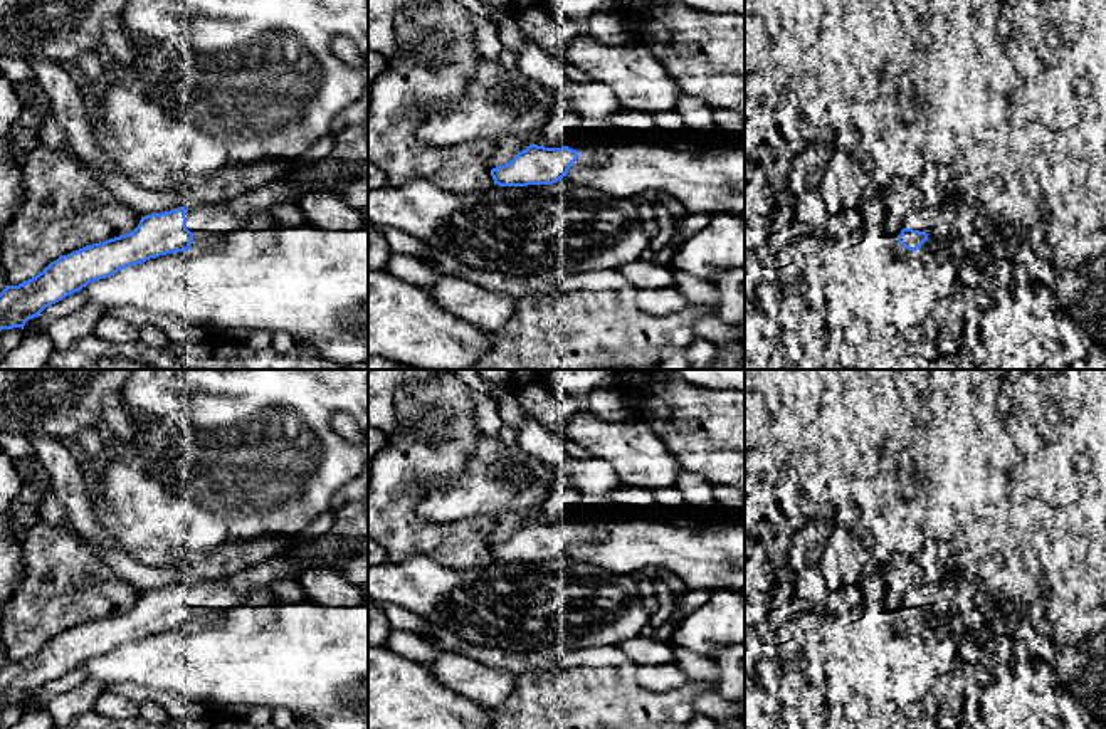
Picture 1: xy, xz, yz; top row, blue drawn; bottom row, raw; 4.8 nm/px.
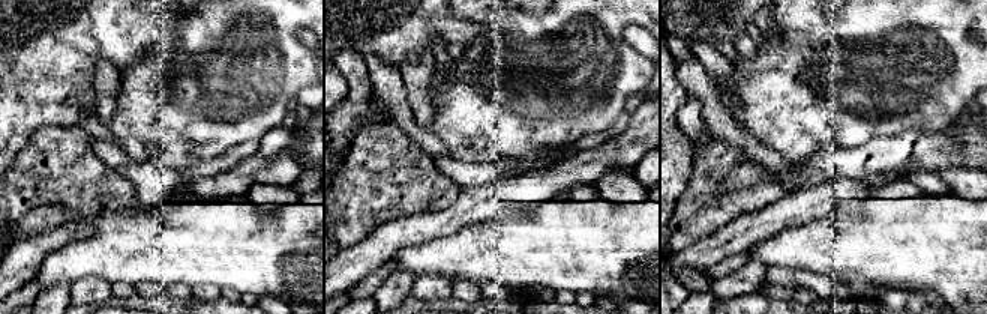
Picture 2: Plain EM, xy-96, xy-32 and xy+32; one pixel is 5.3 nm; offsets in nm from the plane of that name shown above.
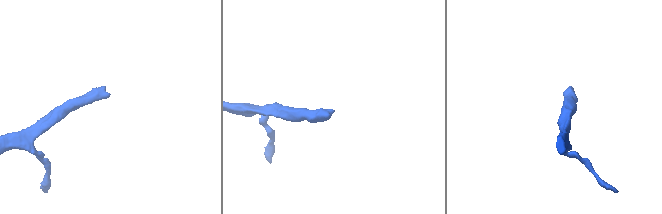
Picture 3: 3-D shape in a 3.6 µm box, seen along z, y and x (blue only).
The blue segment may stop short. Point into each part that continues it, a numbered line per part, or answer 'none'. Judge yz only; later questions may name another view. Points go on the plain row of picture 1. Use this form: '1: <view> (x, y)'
1: yz (918, 593)

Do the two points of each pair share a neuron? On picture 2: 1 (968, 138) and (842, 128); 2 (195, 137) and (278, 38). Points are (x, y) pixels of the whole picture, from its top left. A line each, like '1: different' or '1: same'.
1: different
2: same

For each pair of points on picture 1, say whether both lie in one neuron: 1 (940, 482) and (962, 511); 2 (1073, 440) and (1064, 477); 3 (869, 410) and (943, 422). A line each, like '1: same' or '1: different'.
1: same
2: different
3: different

